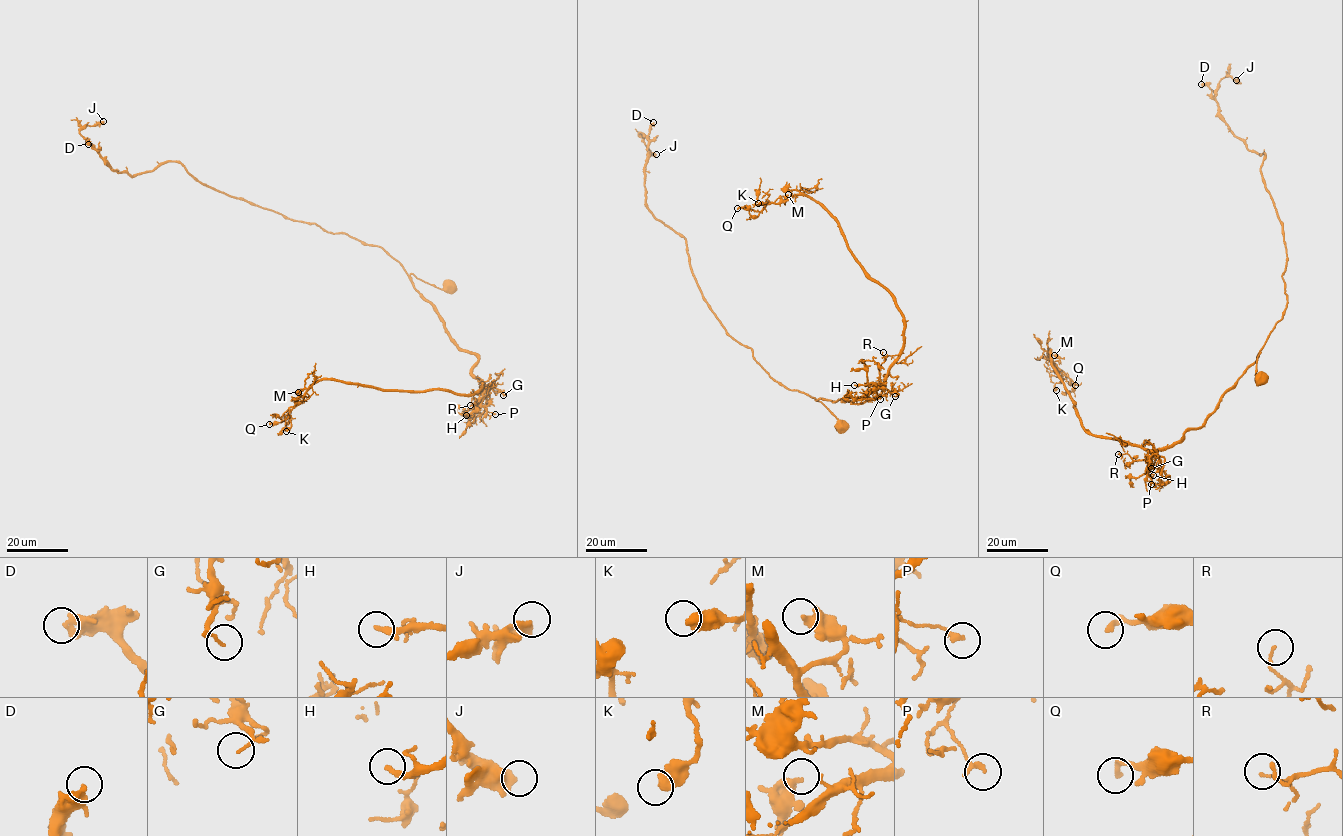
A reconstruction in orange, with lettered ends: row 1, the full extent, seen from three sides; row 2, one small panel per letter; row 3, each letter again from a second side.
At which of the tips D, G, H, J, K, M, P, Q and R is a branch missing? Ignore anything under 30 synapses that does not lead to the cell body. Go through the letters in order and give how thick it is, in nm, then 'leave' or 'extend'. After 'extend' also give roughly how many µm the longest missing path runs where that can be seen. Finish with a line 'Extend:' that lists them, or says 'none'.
D: calibre 360 nm; extend; missing 10 µm
G: calibre 70 nm; leave
H: calibre 220 nm; leave
J: calibre 360 nm; leave
K: calibre 550 nm; leave
M: calibre 500 nm; leave
P: calibre 220 nm; leave
Q: calibre 240 nm; leave
R: calibre 100 nm; leave
Extend: D

